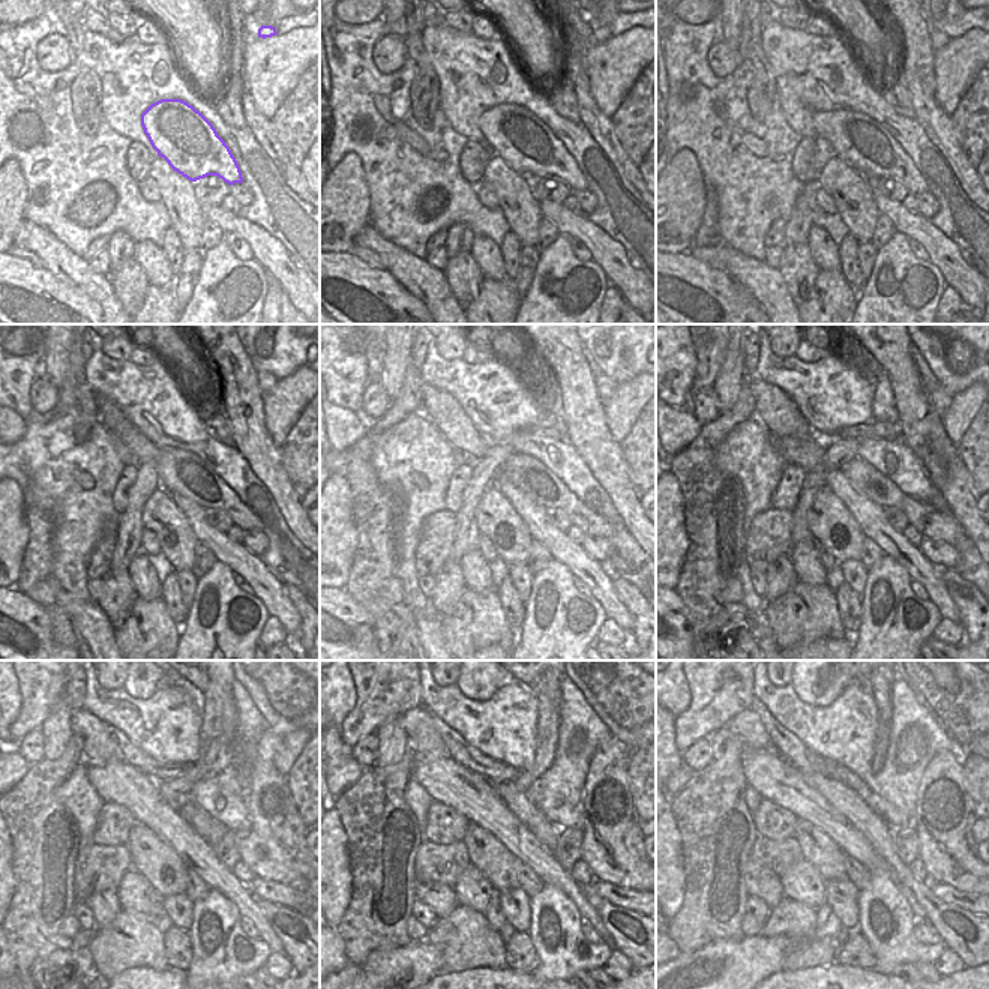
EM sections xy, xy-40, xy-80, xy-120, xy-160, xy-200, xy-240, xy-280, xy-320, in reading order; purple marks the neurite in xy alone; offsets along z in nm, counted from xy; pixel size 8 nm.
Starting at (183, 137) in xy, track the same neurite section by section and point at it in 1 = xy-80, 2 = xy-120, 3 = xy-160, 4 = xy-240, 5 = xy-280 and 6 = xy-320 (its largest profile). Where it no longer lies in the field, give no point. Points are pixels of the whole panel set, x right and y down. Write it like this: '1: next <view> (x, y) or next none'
1: next xy-80 (862, 143)
2: next xy-120 (180, 471)
3: next xy-160 (529, 474)
4: next xy-240 (269, 800)
5: next xy-280 (608, 812)
6: next xy-320 (944, 814)

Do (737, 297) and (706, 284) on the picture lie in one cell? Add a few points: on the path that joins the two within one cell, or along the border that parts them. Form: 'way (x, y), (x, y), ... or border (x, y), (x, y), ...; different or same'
way (730, 297), (719, 297), (713, 291); same

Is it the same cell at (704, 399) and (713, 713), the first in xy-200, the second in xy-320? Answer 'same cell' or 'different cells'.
different cells

